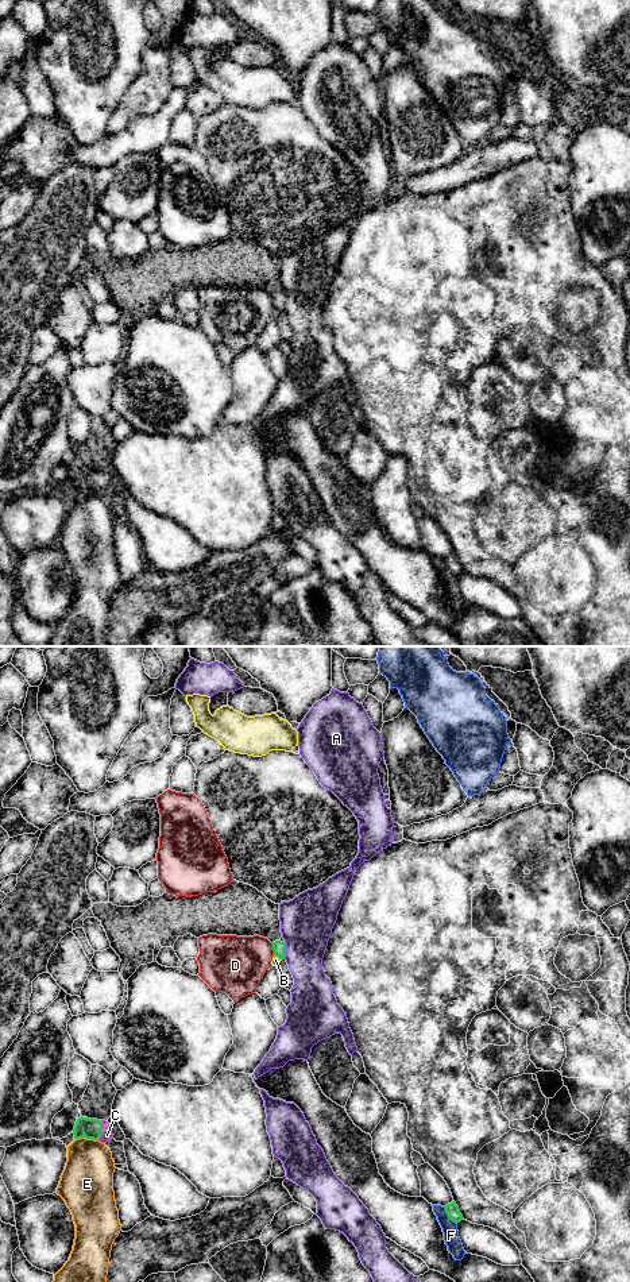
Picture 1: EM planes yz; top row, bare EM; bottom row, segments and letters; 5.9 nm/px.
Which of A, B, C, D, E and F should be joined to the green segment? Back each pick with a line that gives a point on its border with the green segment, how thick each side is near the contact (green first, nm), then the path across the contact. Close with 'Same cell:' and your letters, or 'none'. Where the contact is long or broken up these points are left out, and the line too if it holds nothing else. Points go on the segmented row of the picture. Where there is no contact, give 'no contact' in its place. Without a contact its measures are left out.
C: contact yz (100, 1130); calibres 130 and 70 nm; way yz (91, 1128), (100, 1130), (107, 1135)
Same cell: C

